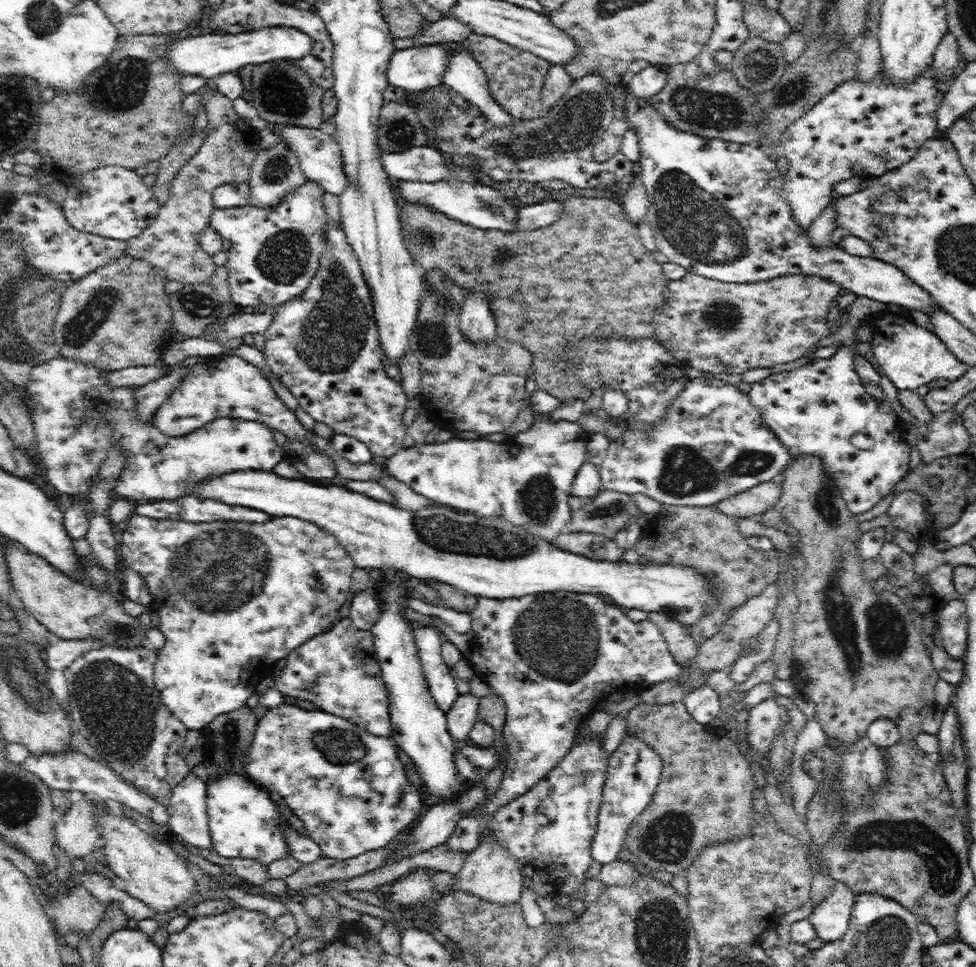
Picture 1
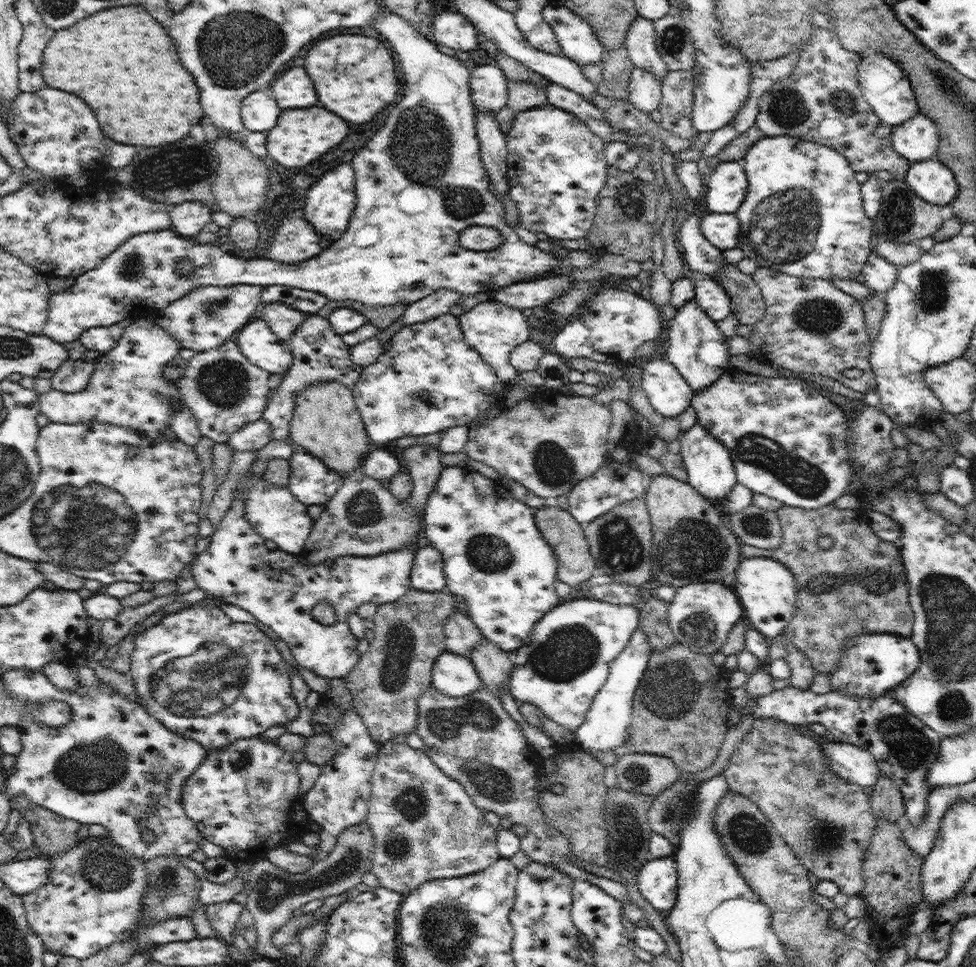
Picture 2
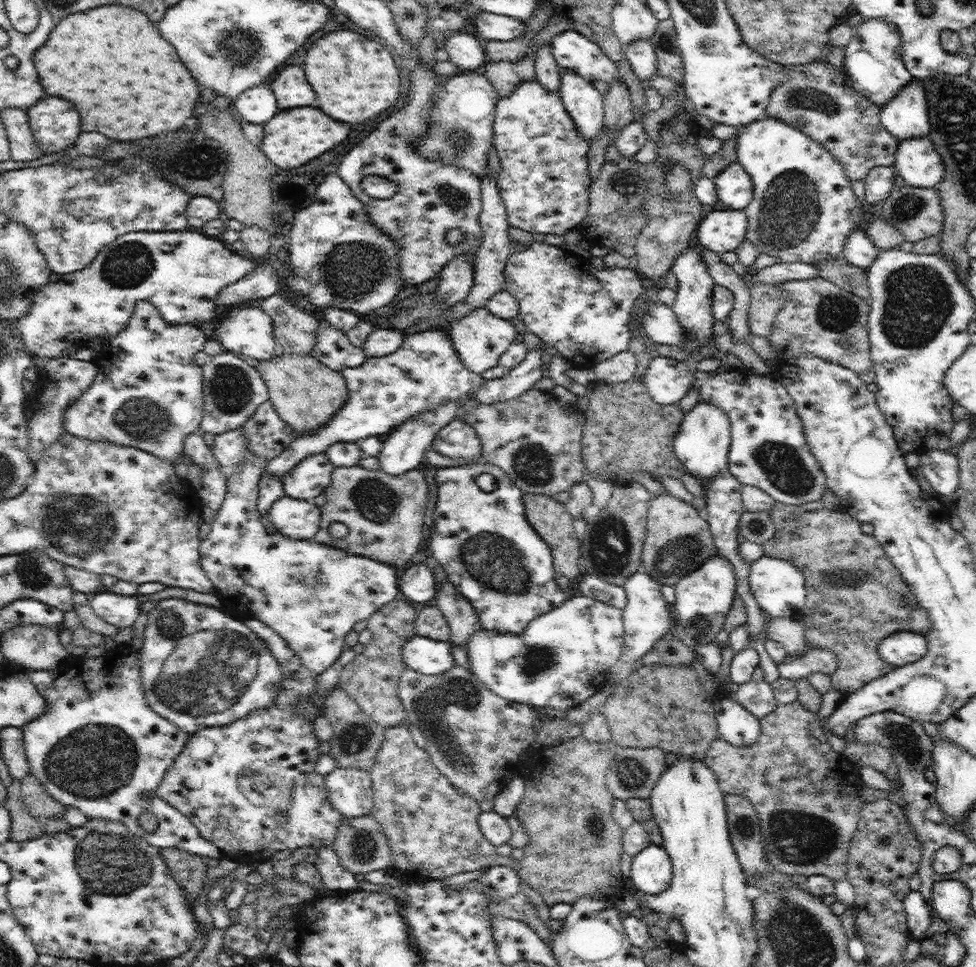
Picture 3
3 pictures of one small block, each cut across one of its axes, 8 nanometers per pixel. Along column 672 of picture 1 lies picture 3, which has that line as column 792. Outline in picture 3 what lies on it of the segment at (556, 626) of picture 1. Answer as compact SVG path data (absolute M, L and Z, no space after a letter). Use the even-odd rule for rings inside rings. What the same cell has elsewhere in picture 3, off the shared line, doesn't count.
M808 646L805 654L787 654L785 660L778 664L780 677L799 681L808 678L813 672L834 674L838 668L838 661L833 652Z

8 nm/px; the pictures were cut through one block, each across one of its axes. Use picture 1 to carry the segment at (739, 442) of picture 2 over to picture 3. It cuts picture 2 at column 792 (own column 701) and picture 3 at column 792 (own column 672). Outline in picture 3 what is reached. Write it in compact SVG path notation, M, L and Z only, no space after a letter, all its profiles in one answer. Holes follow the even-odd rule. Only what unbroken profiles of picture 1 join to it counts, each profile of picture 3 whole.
M746 367L735 369L734 371L726 372L724 374L714 374L714 372L699 372L694 371L693 386L697 388L700 393L700 398L706 402L712 402L714 406L719 406L728 416L731 422L731 443L729 448L729 471L744 485L754 486L760 490L766 491L776 502L783 504L790 504L794 506L804 505L809 502L820 501L824 490L827 488L826 475L823 473L822 467L816 460L814 454L811 453L808 446L805 434L803 431L803 424L795 409L794 399L788 394L786 387L780 382L776 381L771 375L758 376L753 370Z

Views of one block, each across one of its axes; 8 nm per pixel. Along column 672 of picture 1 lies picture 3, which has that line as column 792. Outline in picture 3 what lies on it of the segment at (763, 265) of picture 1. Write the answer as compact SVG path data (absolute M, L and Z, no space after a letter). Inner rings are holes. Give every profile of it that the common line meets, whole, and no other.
M763 115L741 130L737 135L737 161L750 175L754 187L752 200L745 208L748 220L745 240L756 245L761 254L778 257L782 263L836 259L864 216L864 206L857 199L853 182L846 176L843 166L819 142L777 118Z

